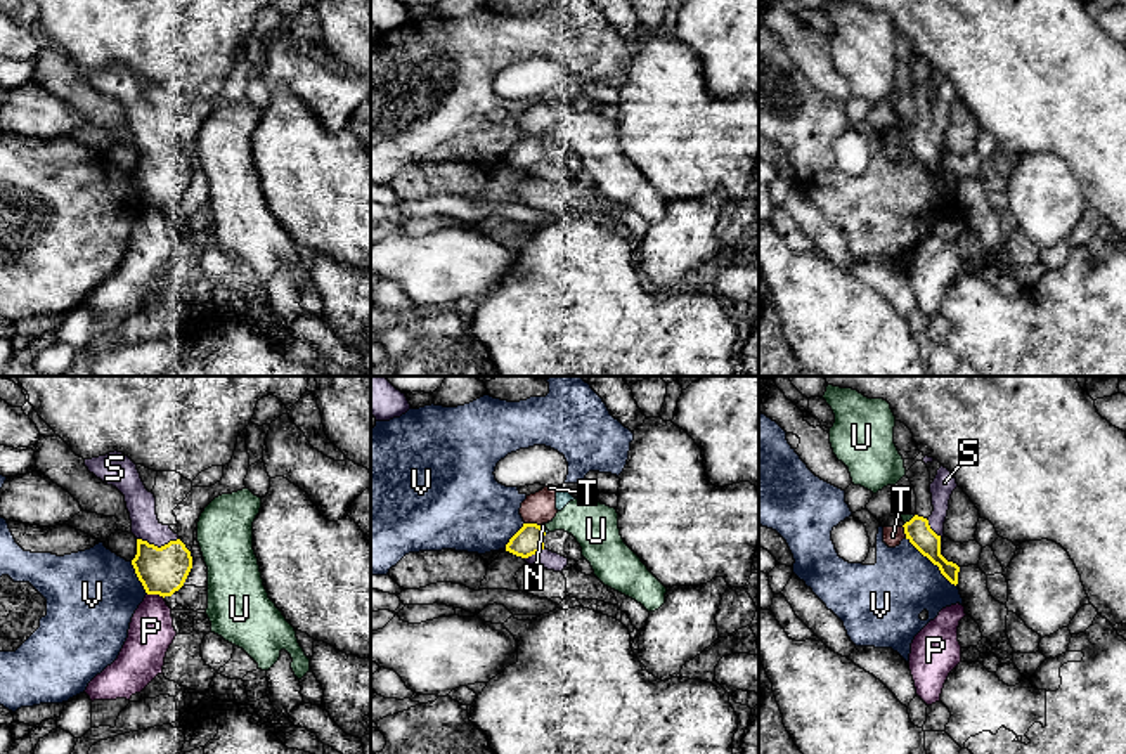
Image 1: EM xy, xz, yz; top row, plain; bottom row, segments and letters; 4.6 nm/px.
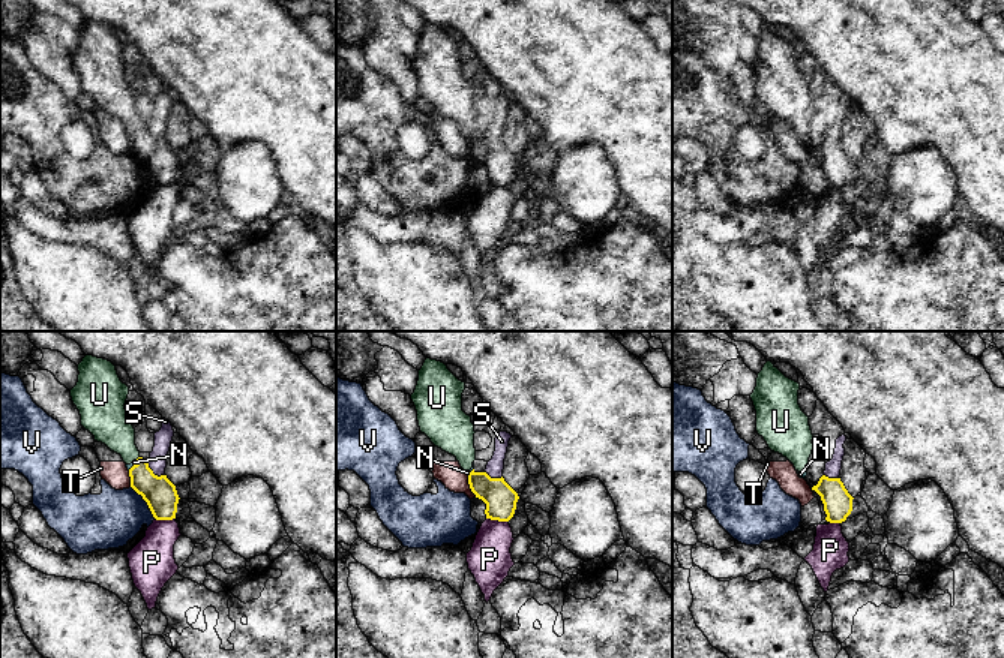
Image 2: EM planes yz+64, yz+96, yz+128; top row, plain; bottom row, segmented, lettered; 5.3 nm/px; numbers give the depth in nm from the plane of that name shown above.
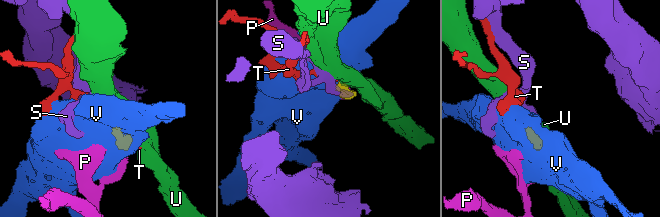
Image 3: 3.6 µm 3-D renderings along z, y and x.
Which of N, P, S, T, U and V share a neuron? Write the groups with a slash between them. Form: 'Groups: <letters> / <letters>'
Groups: N U / P / S / T / V

